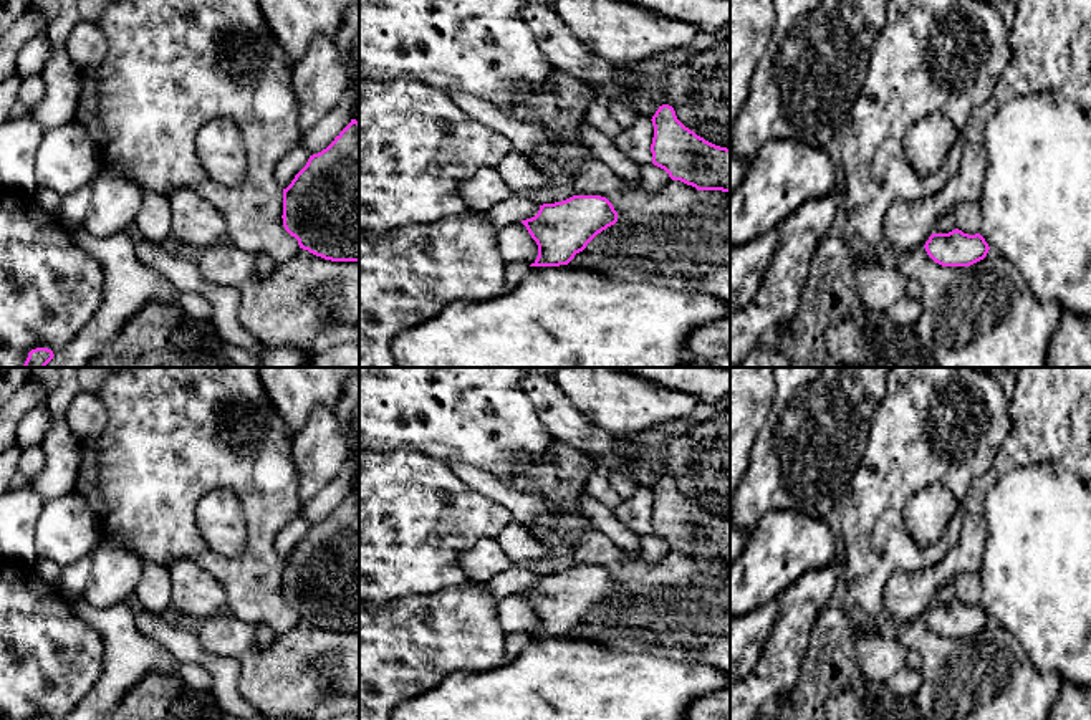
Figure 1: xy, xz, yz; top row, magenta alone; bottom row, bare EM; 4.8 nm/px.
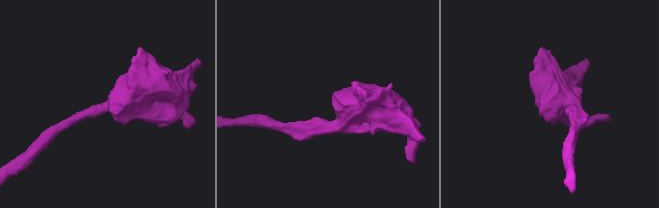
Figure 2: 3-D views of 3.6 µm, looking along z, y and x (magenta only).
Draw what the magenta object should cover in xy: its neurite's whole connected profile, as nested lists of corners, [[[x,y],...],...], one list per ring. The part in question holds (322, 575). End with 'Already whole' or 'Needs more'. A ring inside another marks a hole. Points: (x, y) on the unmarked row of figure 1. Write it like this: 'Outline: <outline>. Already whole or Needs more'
Outline: [[[351,493],[283,559],[283,598],[300,619],[331,632],[359,632],[359,493]]]. Already whole

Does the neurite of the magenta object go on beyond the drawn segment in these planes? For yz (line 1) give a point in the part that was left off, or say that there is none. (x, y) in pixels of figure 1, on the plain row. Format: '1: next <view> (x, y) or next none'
1: next none

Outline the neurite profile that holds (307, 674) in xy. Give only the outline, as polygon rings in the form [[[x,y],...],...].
[[[227,611],[205,619],[197,639],[205,652],[240,664],[238,694],[262,715],[280,720],[359,717],[359,632],[331,632],[300,619],[288,632],[276,634],[270,647],[262,649],[255,636],[255,626]]]

